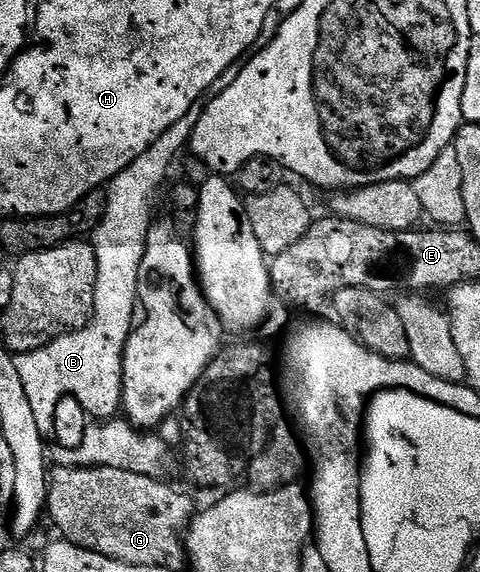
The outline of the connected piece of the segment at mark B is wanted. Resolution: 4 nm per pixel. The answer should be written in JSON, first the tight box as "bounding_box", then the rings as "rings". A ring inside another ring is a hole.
{"bounding_box":[16,126,189,436],"rings":[[[177,126],[167,128],[143,156],[139,156],[123,172],[119,172],[107,184],[107,208],[103,212],[103,220],[92,231],[91,241],[93,251],[97,257],[97,279],[95,280],[95,300],[93,312],[89,315],[89,322],[81,330],[74,330],[71,334],[64,334],[53,342],[47,343],[30,354],[16,355],[19,376],[23,379],[23,392],[27,392],[27,400],[35,411],[35,424],[39,424],[41,433],[49,436],[53,432],[53,417],[56,412],[56,404],[62,397],[69,395],[82,405],[86,414],[93,420],[116,419],[121,404],[121,368],[123,366],[123,352],[129,339],[129,331],[135,326],[135,311],[138,309],[137,301],[137,277],[139,276],[139,264],[143,260],[143,252],[147,244],[149,227],[154,225],[153,197],[157,189],[165,182],[177,153],[183,151],[189,145],[189,134],[177,134]]]}

